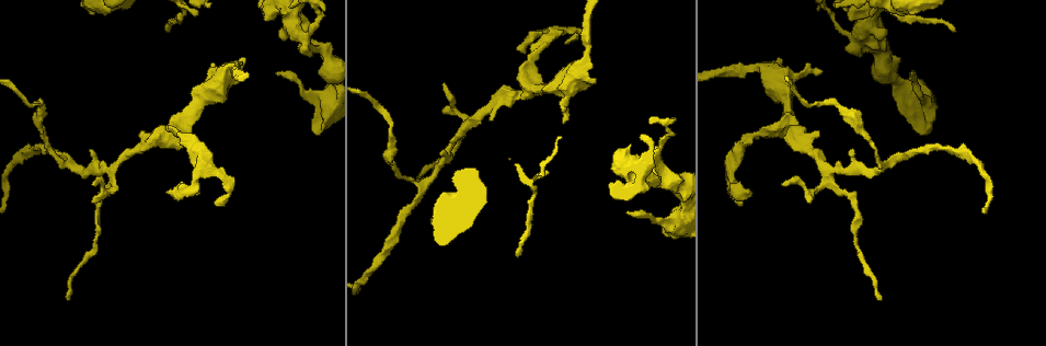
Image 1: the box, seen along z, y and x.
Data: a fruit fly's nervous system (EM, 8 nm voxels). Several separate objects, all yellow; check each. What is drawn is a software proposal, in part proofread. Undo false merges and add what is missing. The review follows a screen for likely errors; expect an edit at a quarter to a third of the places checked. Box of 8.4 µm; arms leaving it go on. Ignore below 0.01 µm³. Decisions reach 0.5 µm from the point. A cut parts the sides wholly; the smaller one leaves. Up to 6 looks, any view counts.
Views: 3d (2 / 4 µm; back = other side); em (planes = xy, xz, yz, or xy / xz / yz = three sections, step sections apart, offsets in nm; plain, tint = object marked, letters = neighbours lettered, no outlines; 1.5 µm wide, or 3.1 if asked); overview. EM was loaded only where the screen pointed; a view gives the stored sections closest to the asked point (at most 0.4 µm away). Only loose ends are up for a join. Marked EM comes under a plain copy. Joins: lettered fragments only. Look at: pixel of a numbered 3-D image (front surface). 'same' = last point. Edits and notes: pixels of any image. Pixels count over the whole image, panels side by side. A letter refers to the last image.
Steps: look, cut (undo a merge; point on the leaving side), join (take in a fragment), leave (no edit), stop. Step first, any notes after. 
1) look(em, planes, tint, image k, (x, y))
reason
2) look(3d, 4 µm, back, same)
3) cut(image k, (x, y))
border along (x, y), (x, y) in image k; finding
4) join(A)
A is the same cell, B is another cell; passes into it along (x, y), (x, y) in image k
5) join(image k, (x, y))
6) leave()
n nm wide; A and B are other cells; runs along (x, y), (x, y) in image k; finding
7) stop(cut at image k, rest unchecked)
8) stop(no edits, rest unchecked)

look(em, planes, letters, image 1, (305, 51))
branch stops here

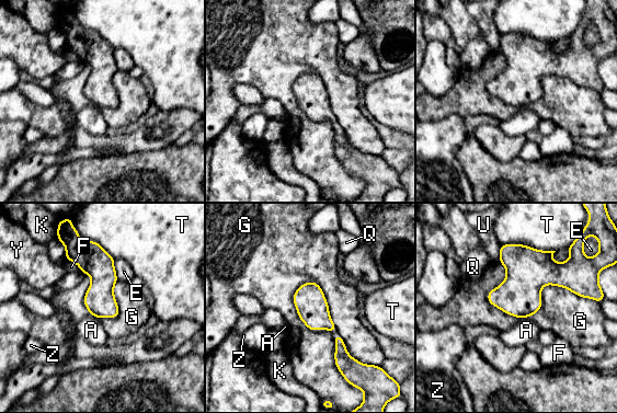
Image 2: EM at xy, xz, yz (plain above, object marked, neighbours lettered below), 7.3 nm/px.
leave()
A, E, F, G, K, Q, T, U, Y and Z are other cells; border along (89, 313), (100, 319) in image 2; no lettered fragment goes on from it

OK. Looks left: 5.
look(em, xz, step 4, letters, image 1, (789, 124))
branch point

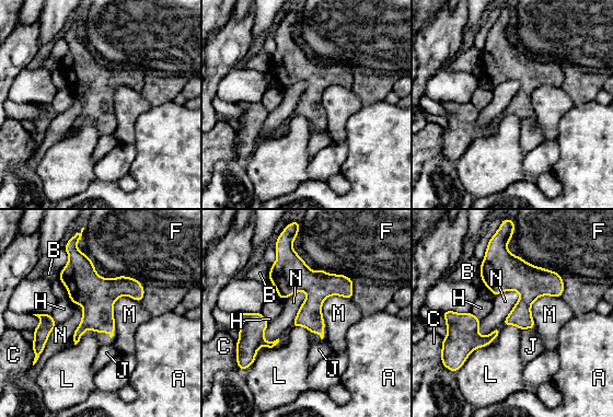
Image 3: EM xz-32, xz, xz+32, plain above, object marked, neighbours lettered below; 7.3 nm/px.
leave()
F touches over 340 nm; A, B, C, F, H, J, L, M and N are other cells; border along (470, 311), (481, 320) in image 3; one cell here

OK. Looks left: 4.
look(em, planes, letters, image 1, (566, 43))
tapers out

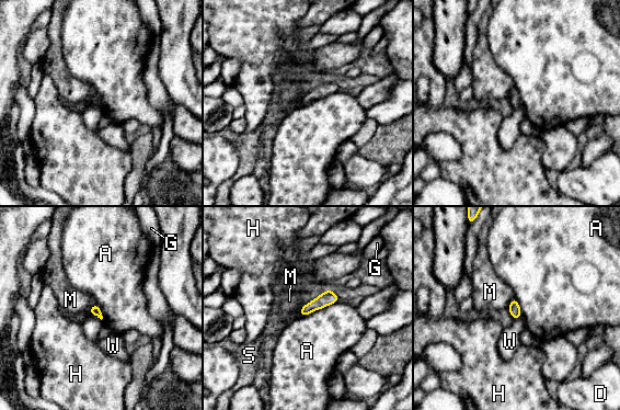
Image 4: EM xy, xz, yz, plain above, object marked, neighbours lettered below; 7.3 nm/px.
leave()
70 nm wide; A, D, G, H, M, S and W are other cells; border along (339, 300), (306, 315), (299, 315) in image 4; none of them fits

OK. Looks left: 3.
stop(no edits, rest unchecked)

